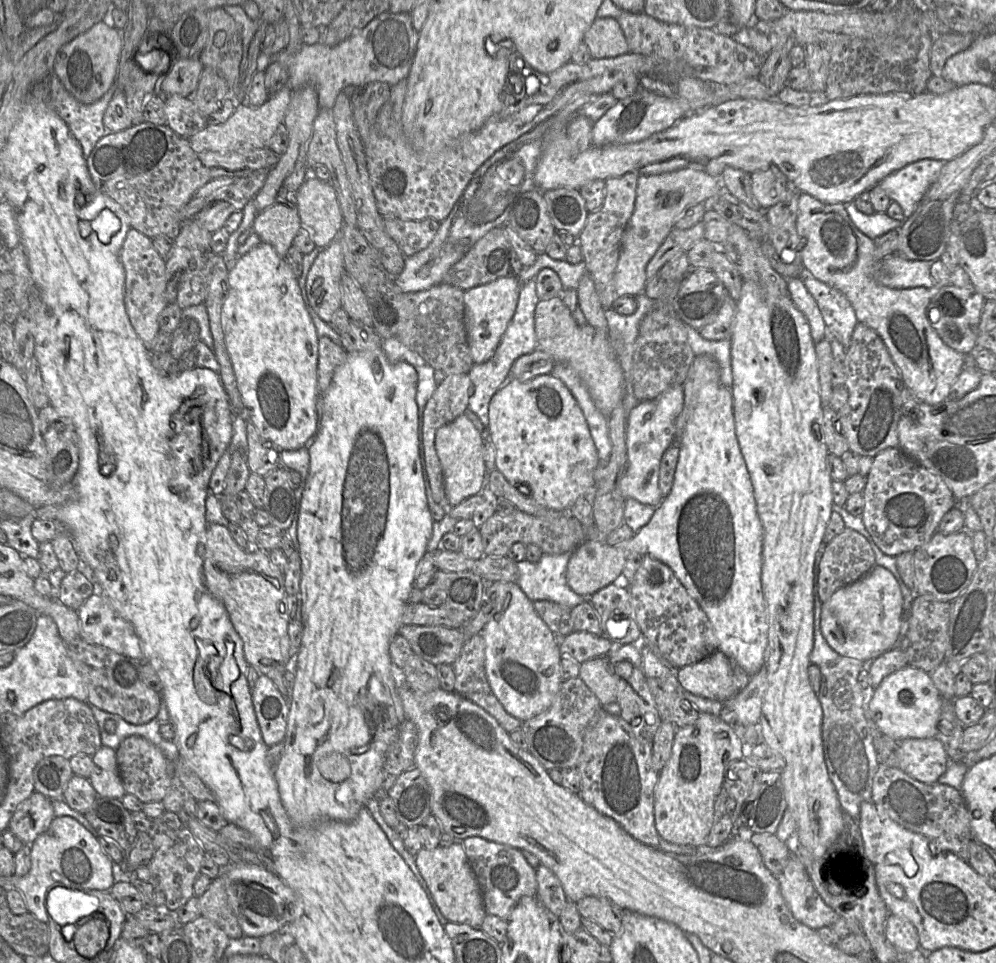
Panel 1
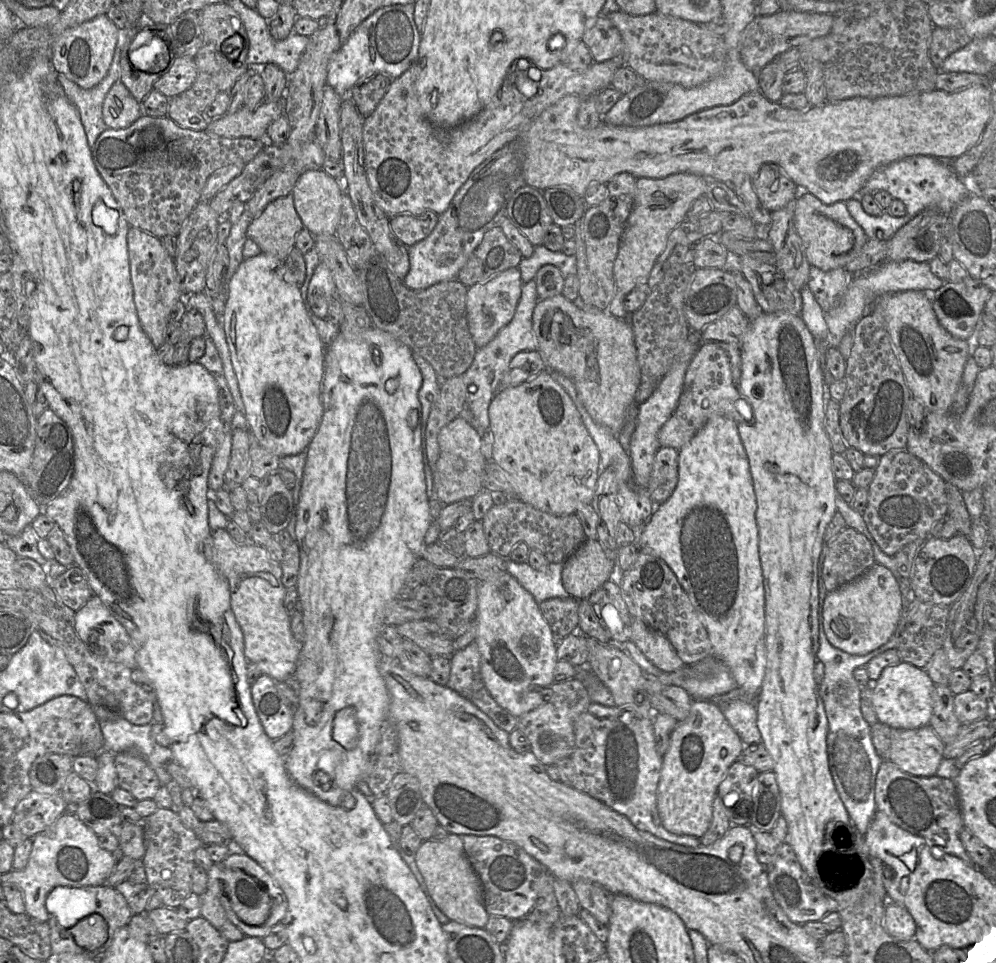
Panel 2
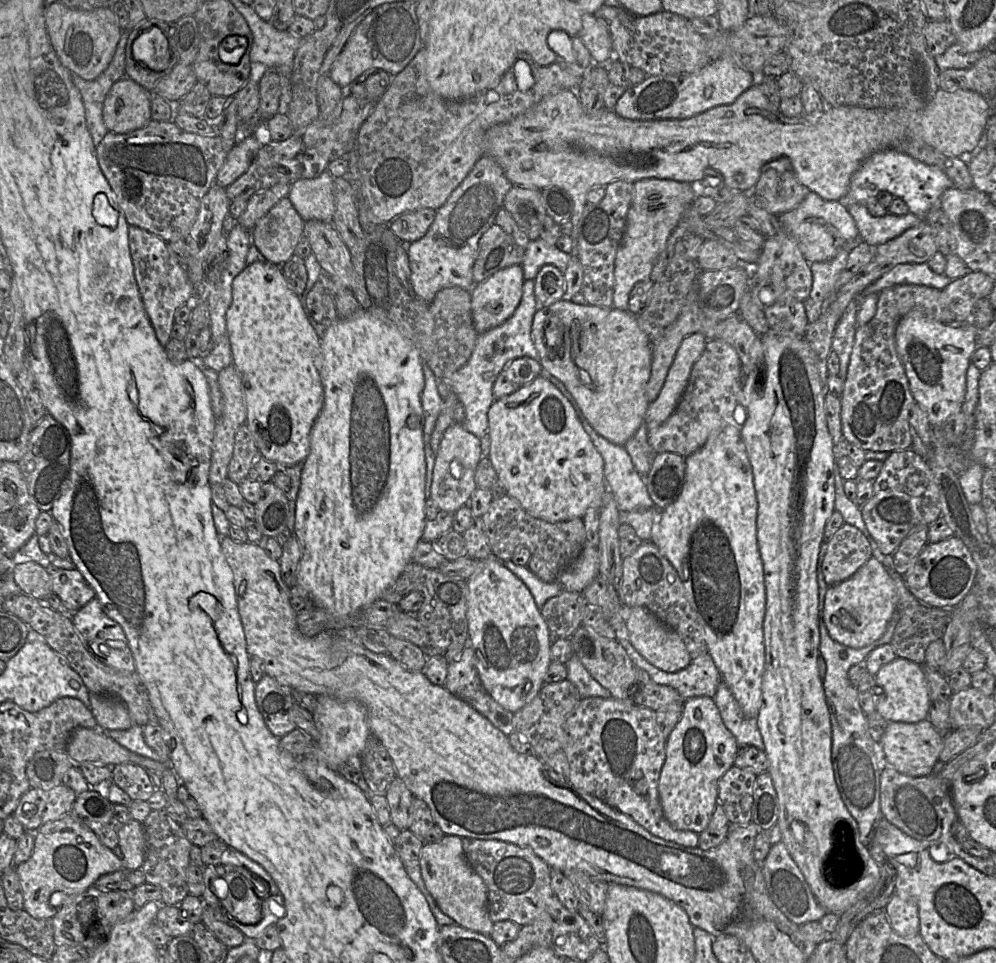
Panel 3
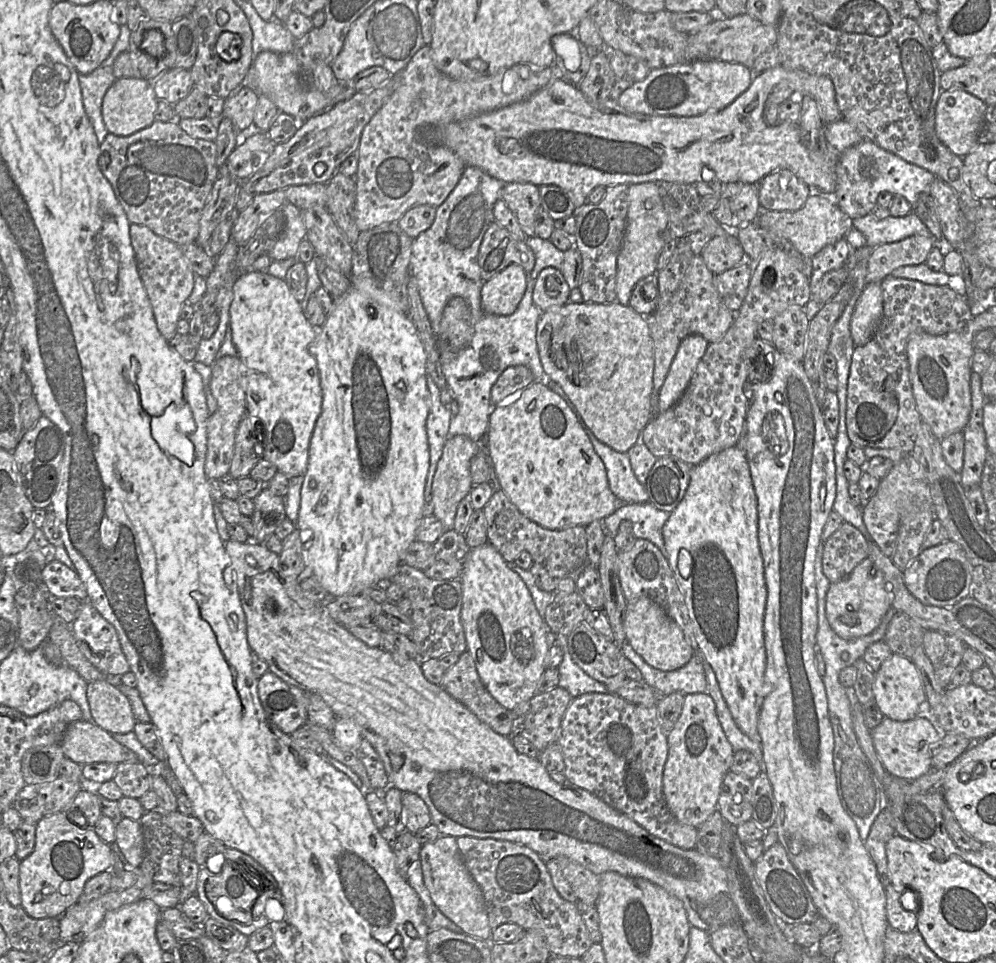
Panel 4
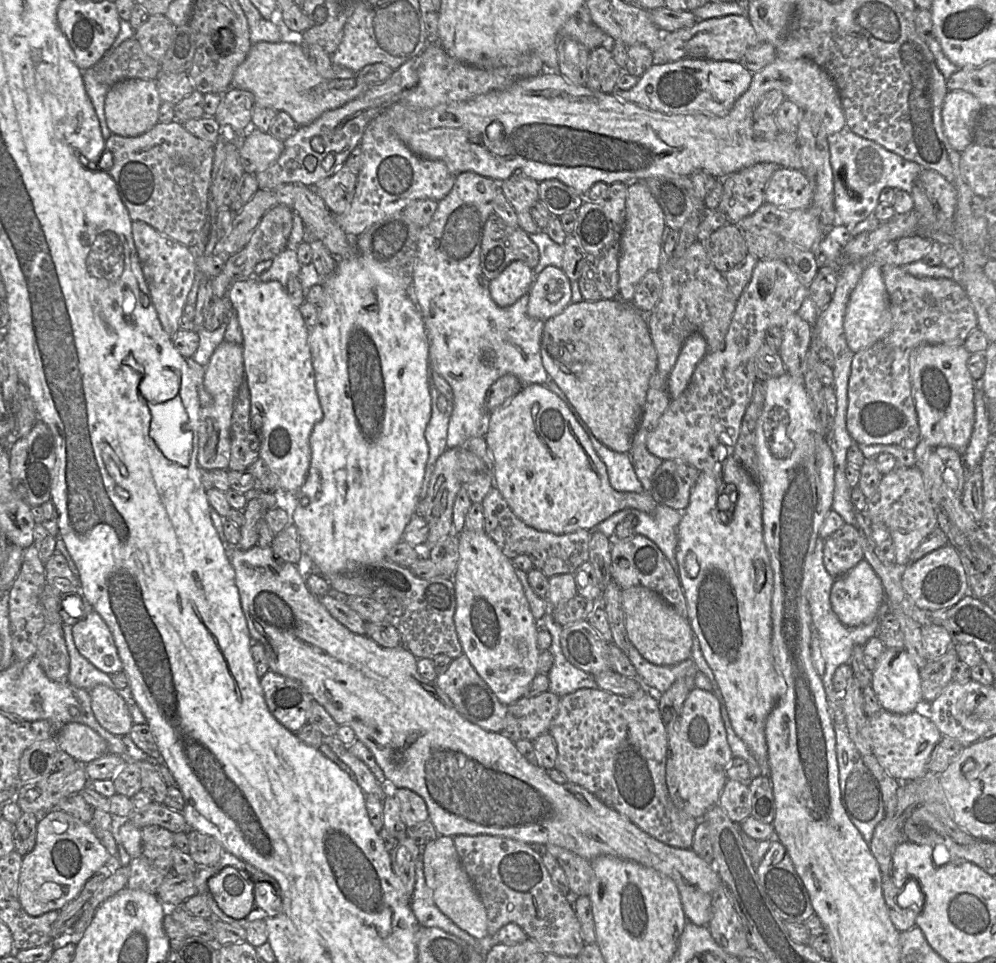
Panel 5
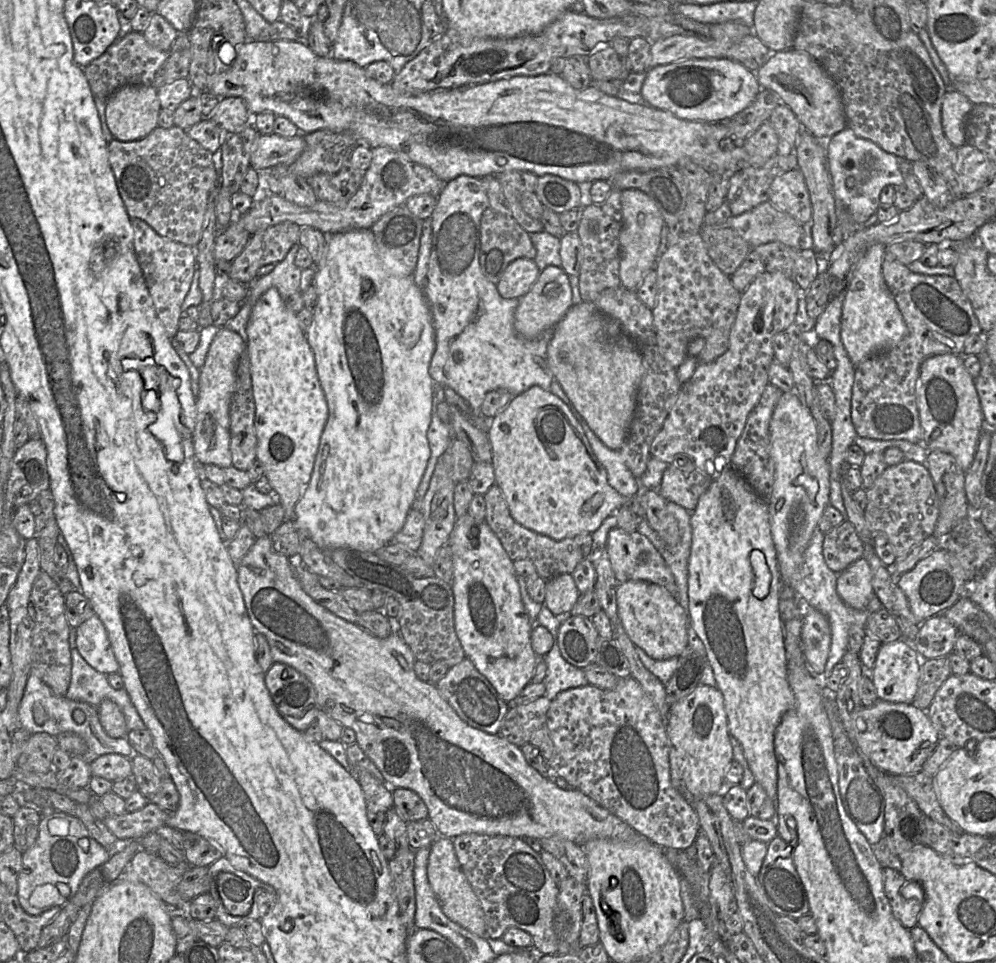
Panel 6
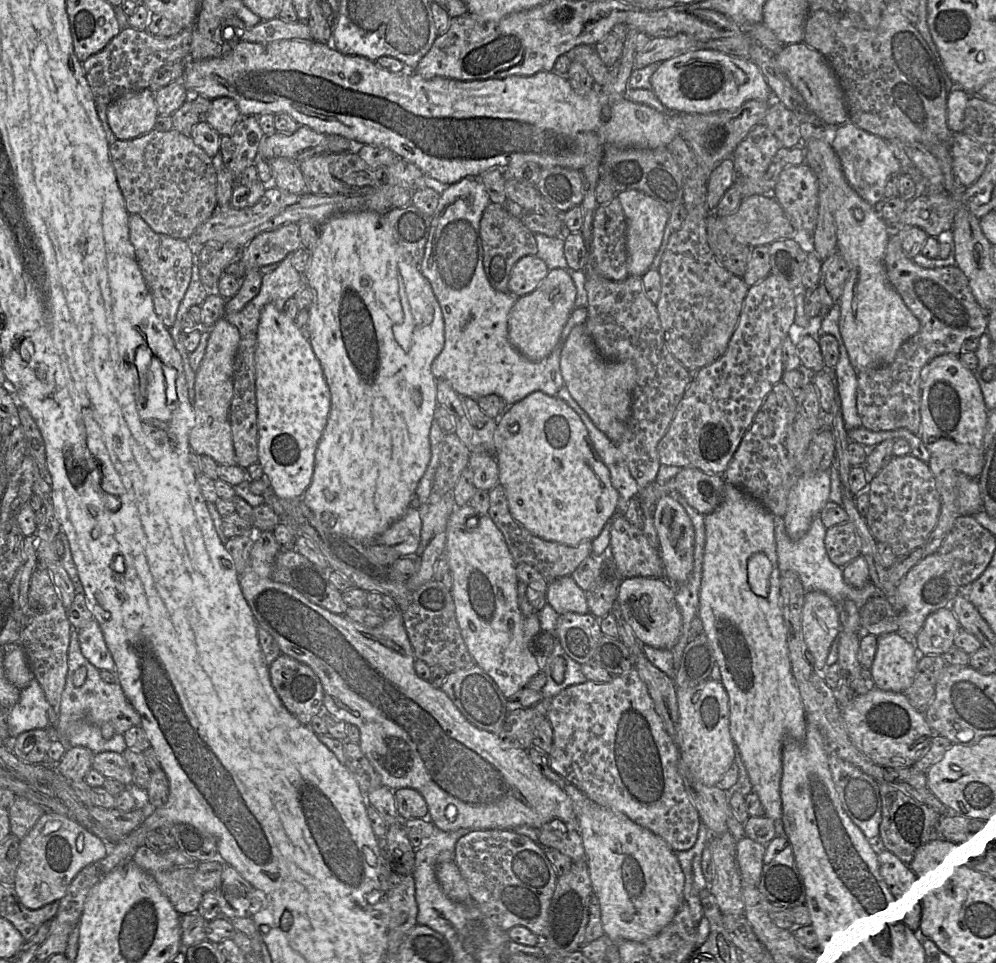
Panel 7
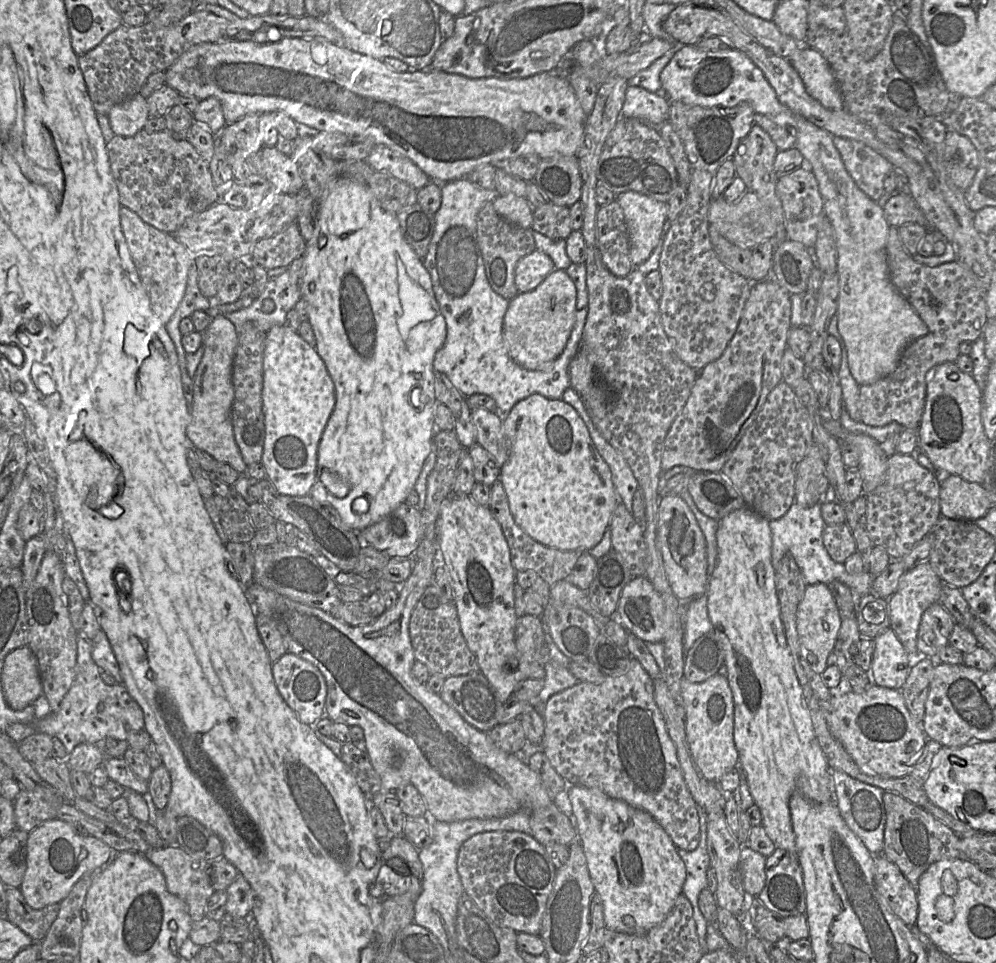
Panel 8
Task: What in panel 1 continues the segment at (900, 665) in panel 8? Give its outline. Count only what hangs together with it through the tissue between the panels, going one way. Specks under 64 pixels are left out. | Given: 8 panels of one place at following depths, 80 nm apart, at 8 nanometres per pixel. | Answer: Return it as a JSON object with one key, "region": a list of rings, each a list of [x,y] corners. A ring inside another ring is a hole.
{"region":[[[906,666],[885,677],[876,688],[867,710],[879,731],[896,741],[907,738],[934,738],[941,713],[943,697],[934,686],[930,674]]]}

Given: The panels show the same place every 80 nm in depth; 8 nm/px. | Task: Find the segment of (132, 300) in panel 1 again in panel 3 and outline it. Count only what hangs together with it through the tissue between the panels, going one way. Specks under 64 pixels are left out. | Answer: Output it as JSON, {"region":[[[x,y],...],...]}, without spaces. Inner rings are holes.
{"region":[[[129,226],[129,249],[134,267],[134,276],[139,288],[146,314],[162,347],[171,339],[178,308],[191,303],[196,287],[191,284],[186,268],[169,253],[167,242],[149,231]]]}

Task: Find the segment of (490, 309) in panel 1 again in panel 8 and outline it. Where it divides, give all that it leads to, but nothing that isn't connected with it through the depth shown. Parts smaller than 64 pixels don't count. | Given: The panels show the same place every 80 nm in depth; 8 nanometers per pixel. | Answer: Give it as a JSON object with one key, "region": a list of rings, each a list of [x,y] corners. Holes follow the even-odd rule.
{"region":[[[537,249],[522,257],[515,268],[515,285],[518,292],[534,290],[554,269],[552,259]]]}

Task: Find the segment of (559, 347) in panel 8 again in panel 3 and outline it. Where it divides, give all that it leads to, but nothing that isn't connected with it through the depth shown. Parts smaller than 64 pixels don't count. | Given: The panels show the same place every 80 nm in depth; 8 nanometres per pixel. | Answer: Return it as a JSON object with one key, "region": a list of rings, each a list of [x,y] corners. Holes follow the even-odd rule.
{"region":[[[543,265],[534,279],[534,296],[539,307],[550,306],[563,299],[565,280],[553,265]]]}

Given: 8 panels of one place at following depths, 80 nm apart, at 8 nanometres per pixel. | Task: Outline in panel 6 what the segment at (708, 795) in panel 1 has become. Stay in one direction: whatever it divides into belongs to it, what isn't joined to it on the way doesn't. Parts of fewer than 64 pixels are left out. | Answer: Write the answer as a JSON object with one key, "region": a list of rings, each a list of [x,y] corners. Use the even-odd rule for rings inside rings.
{"region":[[[700,684],[688,696],[672,706],[667,718],[667,735],[670,740],[670,778],[674,788],[689,804],[707,795],[719,793],[726,772],[734,761],[724,697],[720,690],[717,687]]]}

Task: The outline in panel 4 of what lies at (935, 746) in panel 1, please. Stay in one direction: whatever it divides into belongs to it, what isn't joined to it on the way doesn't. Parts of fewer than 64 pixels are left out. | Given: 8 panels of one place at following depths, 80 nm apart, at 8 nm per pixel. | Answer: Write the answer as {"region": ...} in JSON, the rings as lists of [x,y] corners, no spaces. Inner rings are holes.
{"region":[[[920,715],[908,721],[895,721],[884,717],[882,722],[870,731],[875,750],[886,771],[894,777],[905,779],[907,781],[916,780],[932,769],[934,747],[943,737],[942,731],[934,725],[931,720]]]}

